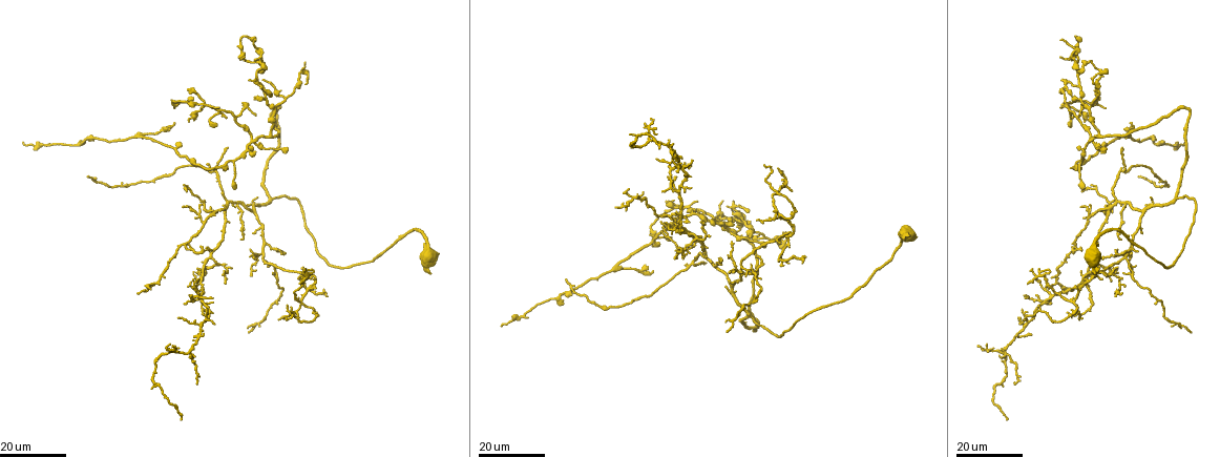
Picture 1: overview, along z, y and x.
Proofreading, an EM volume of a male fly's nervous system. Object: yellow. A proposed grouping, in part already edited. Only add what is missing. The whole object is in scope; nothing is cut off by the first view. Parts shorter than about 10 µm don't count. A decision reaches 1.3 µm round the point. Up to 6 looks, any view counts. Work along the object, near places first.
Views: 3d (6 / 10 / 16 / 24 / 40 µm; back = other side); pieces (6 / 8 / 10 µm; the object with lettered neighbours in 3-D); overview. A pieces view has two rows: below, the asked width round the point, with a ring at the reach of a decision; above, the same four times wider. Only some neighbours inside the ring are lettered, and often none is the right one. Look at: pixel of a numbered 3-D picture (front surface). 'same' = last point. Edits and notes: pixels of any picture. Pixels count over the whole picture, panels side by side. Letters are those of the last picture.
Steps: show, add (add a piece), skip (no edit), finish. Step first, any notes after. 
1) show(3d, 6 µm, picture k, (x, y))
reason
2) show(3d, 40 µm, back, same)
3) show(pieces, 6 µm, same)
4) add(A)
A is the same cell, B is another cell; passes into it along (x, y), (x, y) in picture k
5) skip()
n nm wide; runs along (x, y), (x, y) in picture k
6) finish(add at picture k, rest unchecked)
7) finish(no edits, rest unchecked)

show(3d, 16 µm, picture 1, (703, 222))
branch stops here

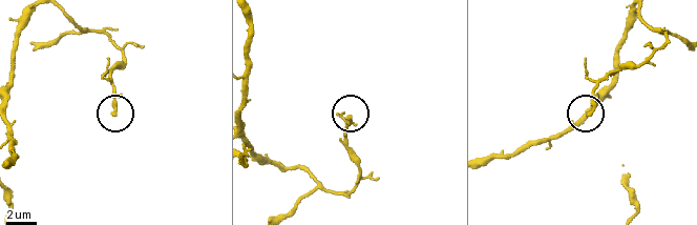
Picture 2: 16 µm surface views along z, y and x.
show(pieces, 8 µm, picture 2, (588, 112))
see the neighbours

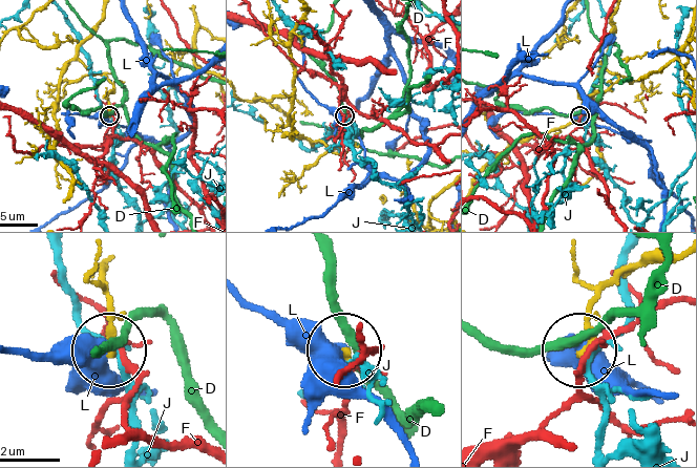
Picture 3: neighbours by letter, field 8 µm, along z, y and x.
skip()
D, F, J and L are other cells; no lettered piece goes on from it

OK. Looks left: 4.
show(3d, 16 µm, picture 1, (729, 271))
an open end

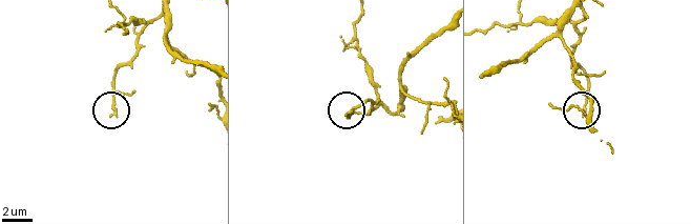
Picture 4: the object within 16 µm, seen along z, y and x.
show(pieces, 10 µm, picture 4, (348, 115))
see the neighbours

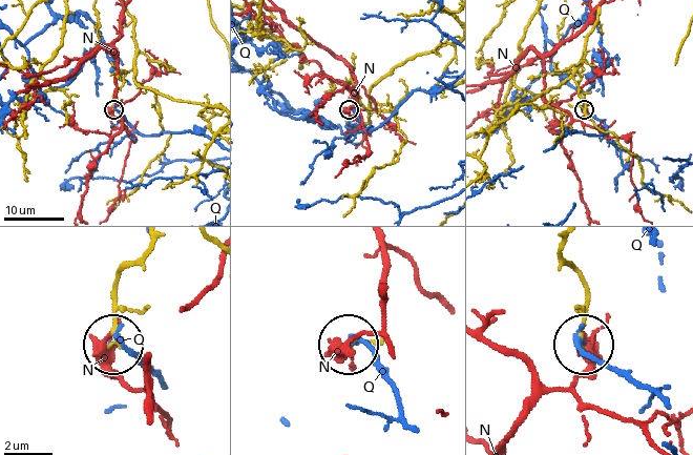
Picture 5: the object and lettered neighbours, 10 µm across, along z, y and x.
skip()
N and Q are other cells; runs along (149, 245), (118, 281), (116, 339) in picture 5; none of them fits

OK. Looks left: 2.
show(3d, 16 µm, picture 1, (1031, 332))
an open end

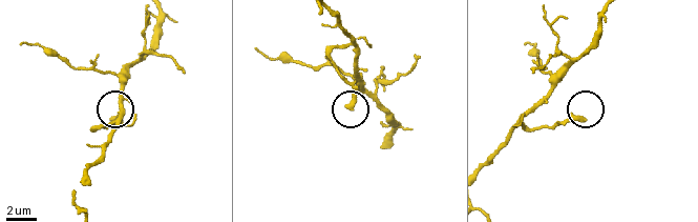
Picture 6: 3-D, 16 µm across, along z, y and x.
show(pieces, 6 µm, picture 6, (350, 107))

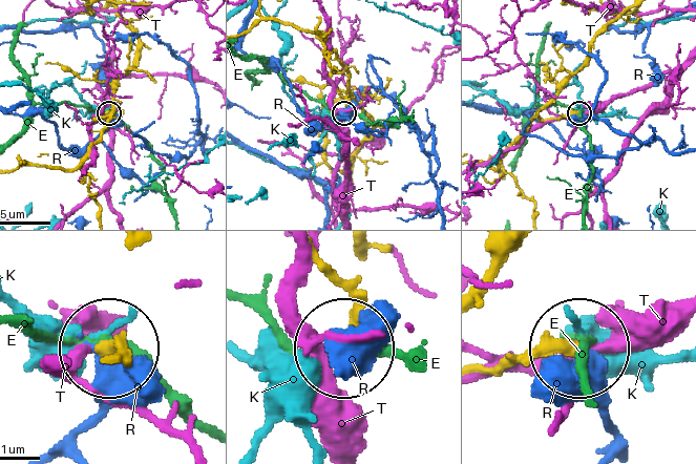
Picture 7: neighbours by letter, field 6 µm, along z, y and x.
skip()
370 nm wide; E, K, R and T are other cells; runs along (483, 373), (581, 346) in picture 7; no lettered piece goes on from it

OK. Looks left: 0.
finish(no edits, rest unchecked)

